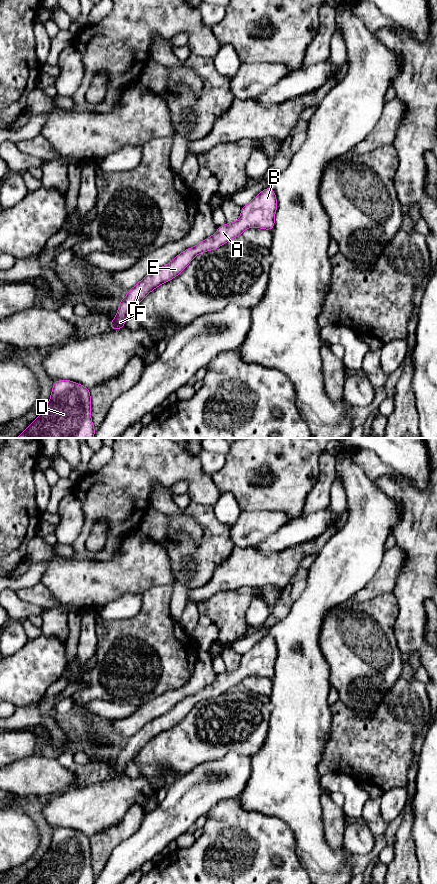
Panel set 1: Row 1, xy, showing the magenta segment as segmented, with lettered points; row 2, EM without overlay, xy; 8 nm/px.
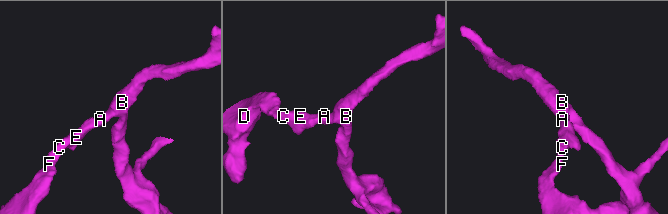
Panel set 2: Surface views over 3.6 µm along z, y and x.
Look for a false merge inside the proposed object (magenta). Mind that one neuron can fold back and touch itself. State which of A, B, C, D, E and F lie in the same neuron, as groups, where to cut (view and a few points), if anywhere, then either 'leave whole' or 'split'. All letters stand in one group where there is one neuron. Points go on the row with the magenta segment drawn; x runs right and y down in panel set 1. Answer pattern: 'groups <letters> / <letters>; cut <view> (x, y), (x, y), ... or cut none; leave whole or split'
groups A B C D E F; cut none; leave whole

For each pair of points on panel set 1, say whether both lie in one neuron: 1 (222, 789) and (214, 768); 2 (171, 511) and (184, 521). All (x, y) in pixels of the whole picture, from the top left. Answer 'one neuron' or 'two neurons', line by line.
1: one neuron
2: one neuron

